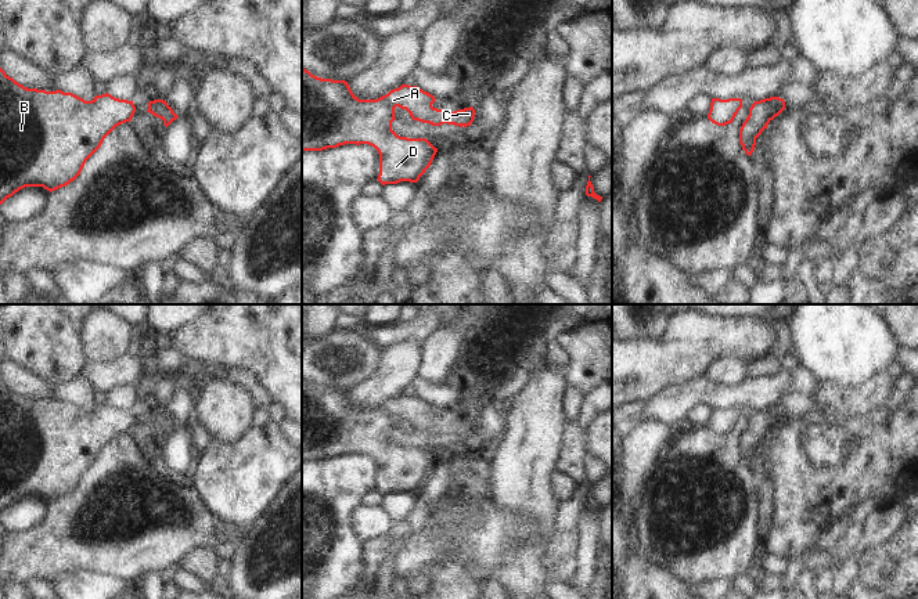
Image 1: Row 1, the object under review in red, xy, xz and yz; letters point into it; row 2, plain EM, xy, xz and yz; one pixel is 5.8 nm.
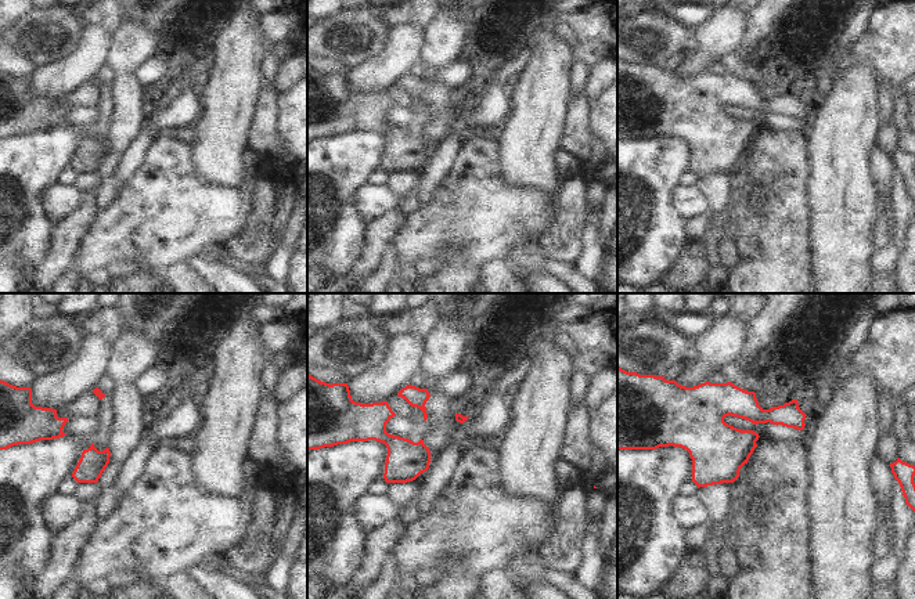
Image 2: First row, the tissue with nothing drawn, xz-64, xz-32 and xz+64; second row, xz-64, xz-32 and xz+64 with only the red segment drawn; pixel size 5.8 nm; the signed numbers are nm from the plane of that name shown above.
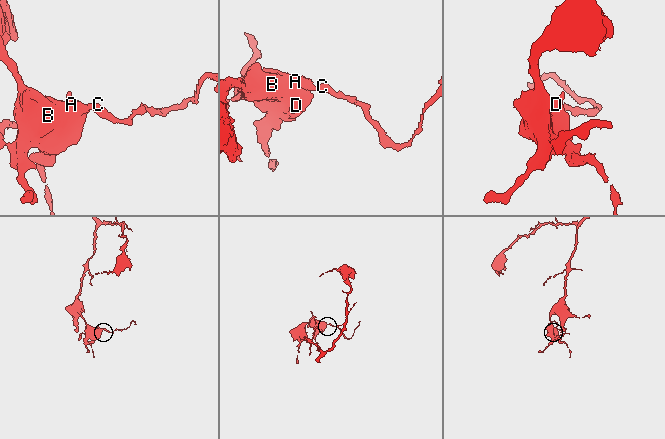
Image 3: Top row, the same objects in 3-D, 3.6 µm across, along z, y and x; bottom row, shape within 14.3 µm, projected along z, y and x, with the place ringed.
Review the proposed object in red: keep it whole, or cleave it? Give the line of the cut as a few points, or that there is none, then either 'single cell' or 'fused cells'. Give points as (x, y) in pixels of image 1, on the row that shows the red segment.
no cut; single cell

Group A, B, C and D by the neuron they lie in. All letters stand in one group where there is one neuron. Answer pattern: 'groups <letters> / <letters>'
groups A B C D

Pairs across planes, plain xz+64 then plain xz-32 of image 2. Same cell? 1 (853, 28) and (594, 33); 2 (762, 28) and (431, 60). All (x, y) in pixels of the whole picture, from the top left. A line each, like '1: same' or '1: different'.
1: different
2: same

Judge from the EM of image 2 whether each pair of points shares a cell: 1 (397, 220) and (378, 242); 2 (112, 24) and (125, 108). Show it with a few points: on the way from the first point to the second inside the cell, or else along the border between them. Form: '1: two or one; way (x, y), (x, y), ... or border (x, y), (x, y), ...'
1: one; way (392, 226), (381, 237)
2: two; border (125, 22), (114, 35)

